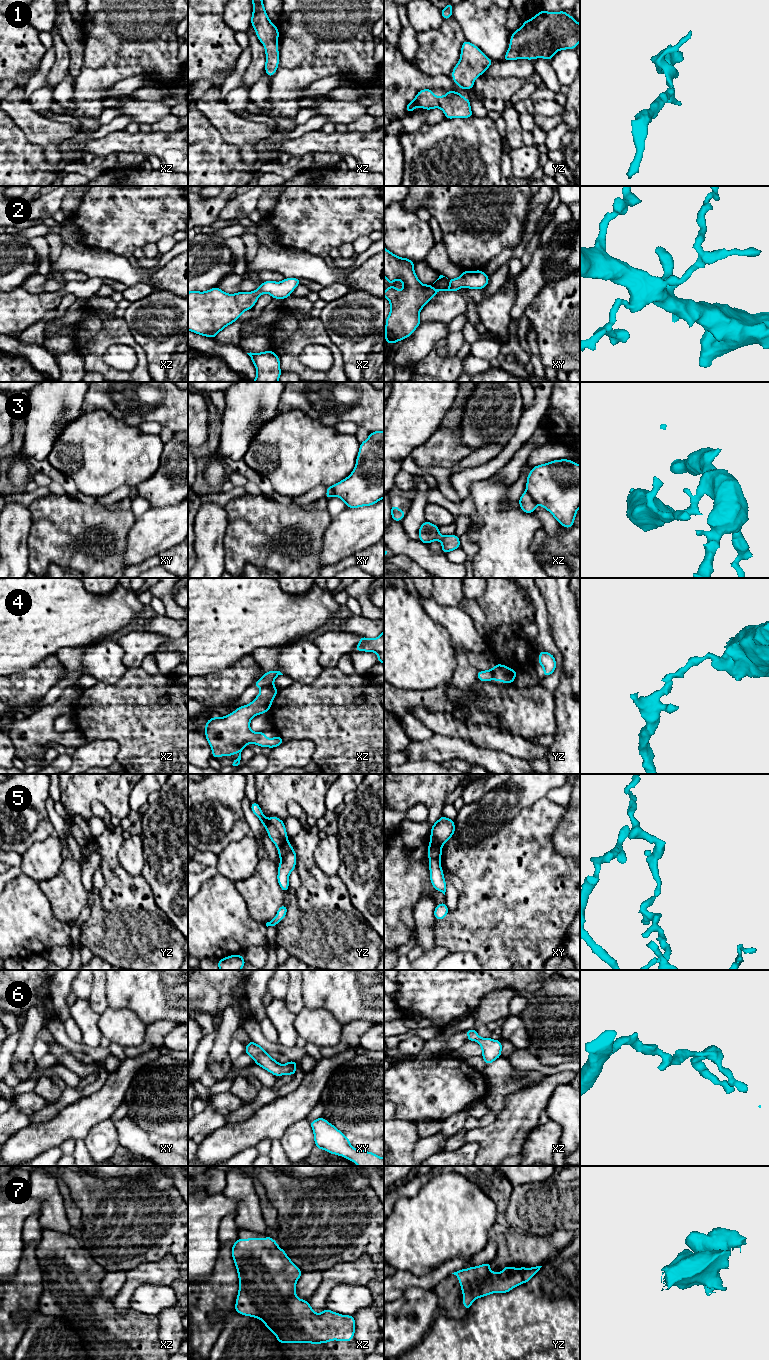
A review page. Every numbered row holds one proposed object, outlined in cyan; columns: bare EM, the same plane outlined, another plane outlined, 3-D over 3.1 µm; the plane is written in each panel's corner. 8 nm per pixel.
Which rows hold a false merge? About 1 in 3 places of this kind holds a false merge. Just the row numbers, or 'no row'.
3, 4, 5

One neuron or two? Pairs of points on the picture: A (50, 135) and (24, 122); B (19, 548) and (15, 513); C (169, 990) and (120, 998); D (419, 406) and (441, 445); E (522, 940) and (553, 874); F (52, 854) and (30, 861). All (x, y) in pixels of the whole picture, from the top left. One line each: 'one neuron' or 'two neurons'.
A: one neuron
B: one neuron
C: one neuron
D: two neurons
E: one neuron
F: one neuron

